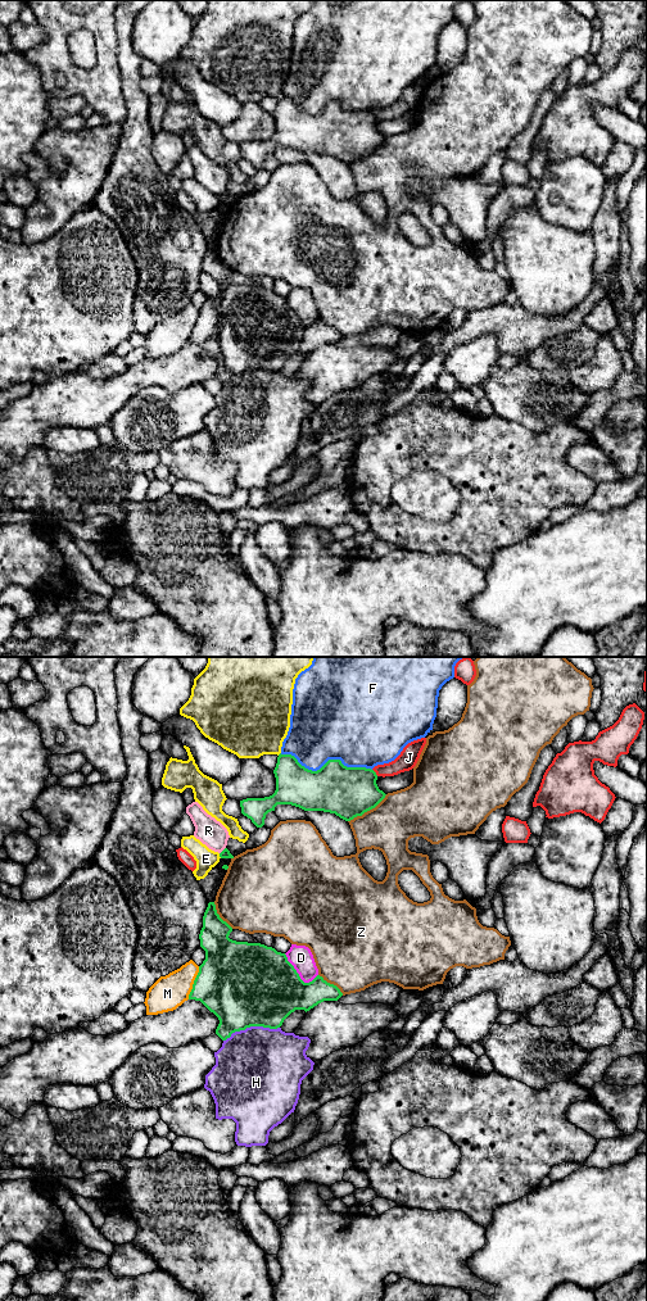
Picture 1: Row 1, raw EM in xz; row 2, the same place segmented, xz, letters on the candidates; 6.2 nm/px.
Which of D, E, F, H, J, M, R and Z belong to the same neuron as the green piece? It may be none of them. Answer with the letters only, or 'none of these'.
D

